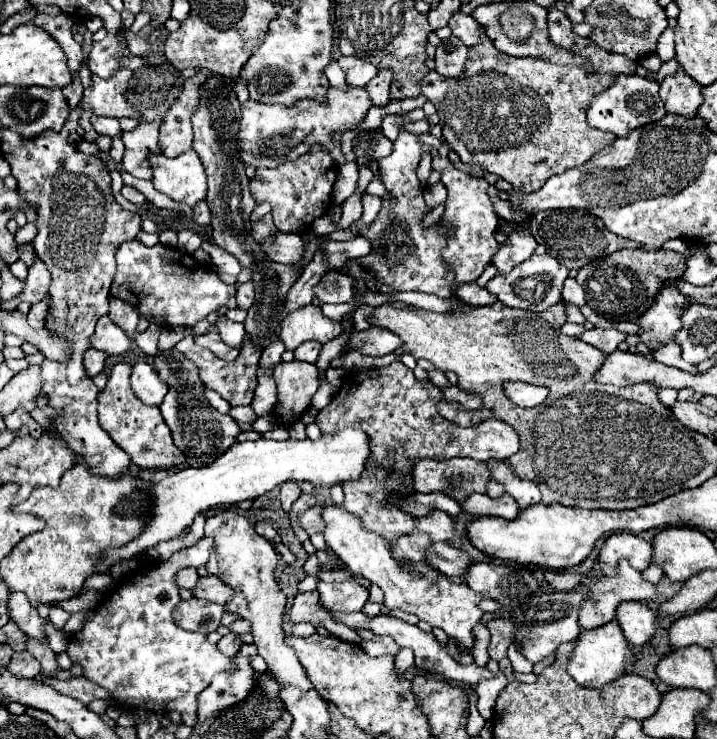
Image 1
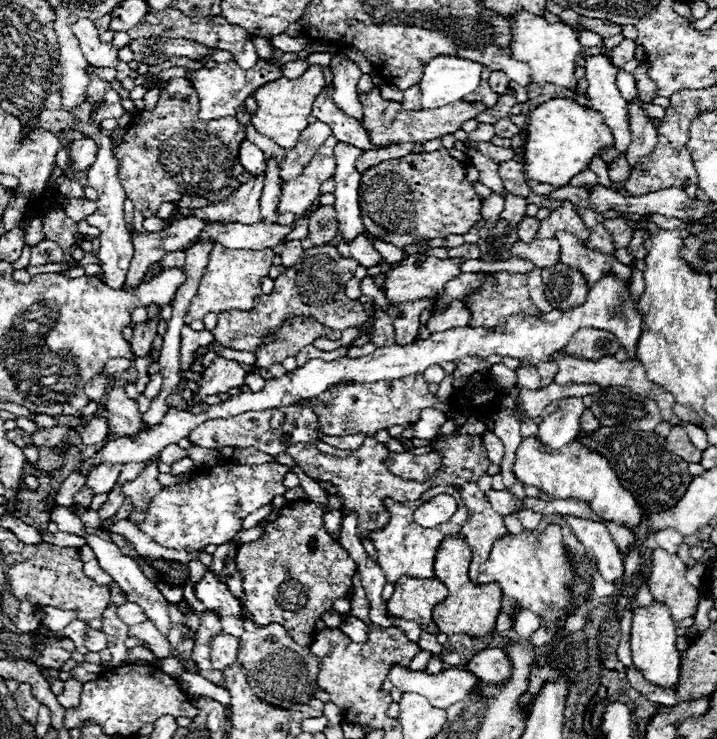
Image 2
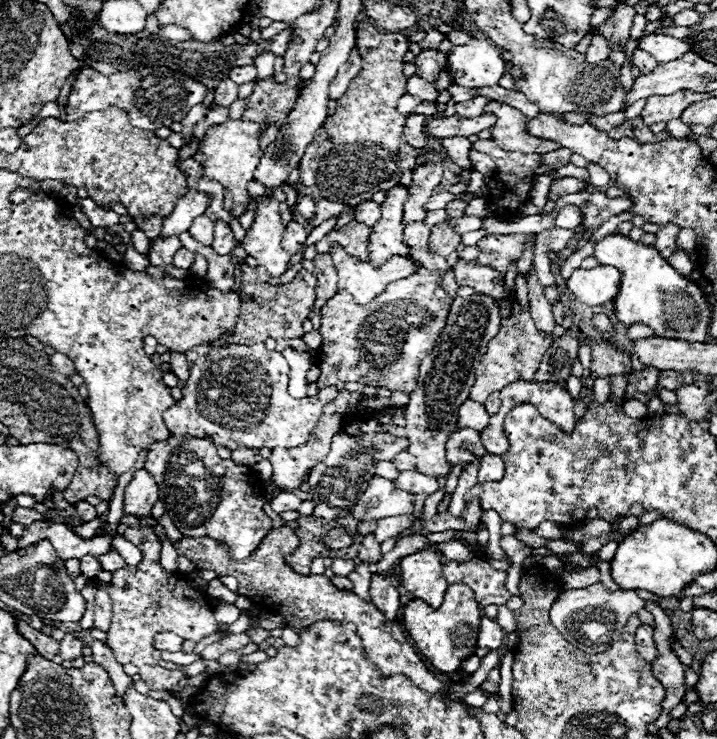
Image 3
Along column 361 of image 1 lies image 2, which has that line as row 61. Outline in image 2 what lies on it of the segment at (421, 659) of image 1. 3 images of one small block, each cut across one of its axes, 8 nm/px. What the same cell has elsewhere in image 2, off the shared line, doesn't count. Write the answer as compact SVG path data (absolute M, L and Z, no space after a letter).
M624 38L618 46L614 46L614 48L610 50L612 64L616 64L616 66L626 64L628 60L632 60L632 58L634 58L634 50L636 50L636 42L634 42L634 40Z

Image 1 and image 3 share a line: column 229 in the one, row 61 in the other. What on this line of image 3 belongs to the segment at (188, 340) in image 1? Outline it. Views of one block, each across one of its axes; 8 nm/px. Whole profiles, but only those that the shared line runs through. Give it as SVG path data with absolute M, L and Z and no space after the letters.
M360 22L356 46L362 56L362 70L300 160L300 182L308 188L308 196L316 206L314 218L308 220L312 228L338 216L348 206L370 200L380 190L394 188L402 172L414 170L418 164L418 150L408 146L402 136L406 116L396 110L398 98L406 94L406 78L402 74L402 56L408 52L406 36L380 32L372 24Z

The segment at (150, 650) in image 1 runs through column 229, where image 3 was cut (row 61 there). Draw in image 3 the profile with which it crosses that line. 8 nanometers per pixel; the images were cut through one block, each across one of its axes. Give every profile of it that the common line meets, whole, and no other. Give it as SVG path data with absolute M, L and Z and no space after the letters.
M666 34L644 36L638 46L644 52L650 52L656 58L658 64L666 64L670 60L676 60L682 54L692 50L692 46L688 46L686 40L680 40L680 38L674 38L674 36L666 36Z

